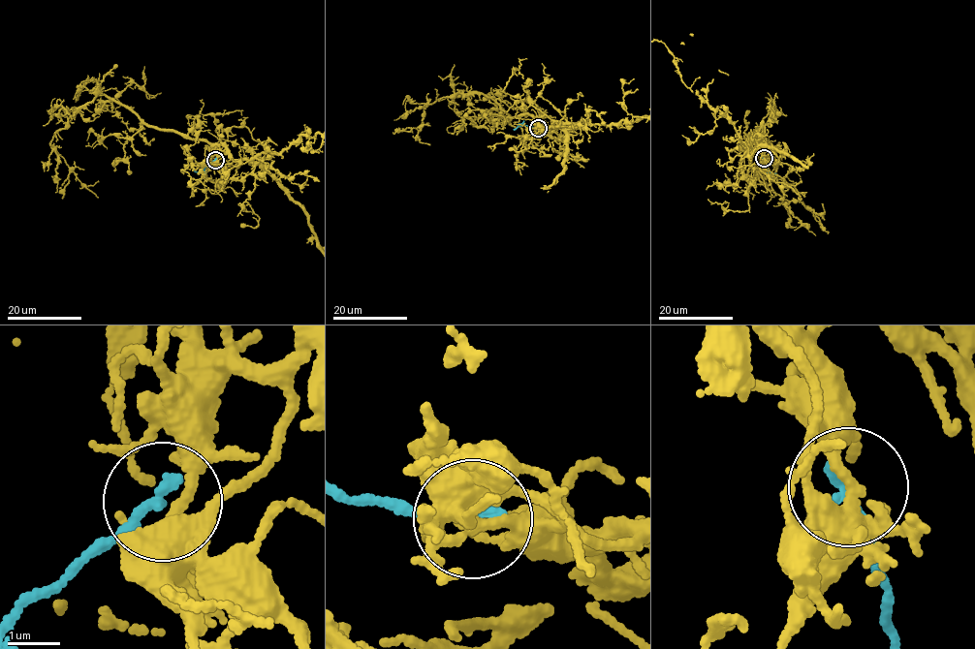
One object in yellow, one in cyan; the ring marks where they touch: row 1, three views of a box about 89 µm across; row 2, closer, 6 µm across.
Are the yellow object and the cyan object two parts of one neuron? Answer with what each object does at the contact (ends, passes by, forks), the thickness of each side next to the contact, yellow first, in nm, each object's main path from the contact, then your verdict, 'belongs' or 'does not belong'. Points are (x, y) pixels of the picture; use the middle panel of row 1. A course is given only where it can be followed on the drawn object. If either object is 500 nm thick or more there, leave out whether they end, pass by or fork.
yellow forks | cyan ends | 260/240 nm | cyan via (537, 128), (522, 124), (514, 129) | belongs

